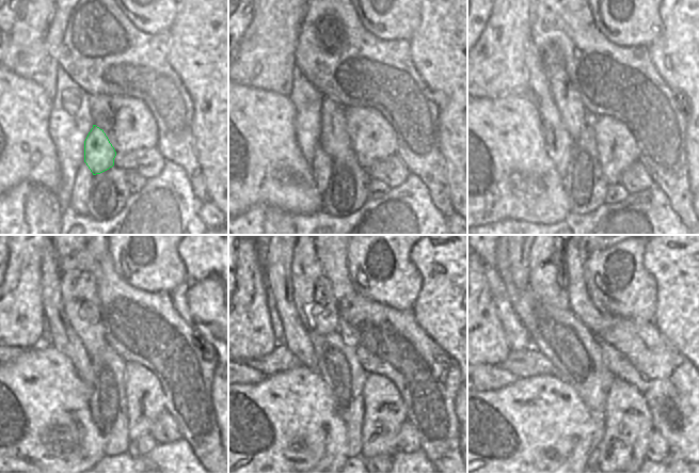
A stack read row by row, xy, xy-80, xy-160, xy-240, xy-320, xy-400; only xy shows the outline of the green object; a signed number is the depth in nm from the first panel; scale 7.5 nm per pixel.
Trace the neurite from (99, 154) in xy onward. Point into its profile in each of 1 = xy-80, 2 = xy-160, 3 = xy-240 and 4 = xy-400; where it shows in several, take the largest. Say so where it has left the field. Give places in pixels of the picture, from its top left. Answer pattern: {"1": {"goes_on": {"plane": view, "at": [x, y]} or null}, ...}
{"1": {"goes_on": {"plane": "xy-80", "at": [334, 140]}}, "2": {"goes_on": {"plane": "xy-160", "at": [574, 115]}}, "3": {"goes_on": {"plane": "xy-240", "at": [81, 302]}}, "4": {"goes_on": {"plane": "xy-400", "at": [547, 279]}}}

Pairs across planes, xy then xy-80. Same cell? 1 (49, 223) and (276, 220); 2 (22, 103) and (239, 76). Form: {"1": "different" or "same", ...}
{"1": "same", "2": "different"}

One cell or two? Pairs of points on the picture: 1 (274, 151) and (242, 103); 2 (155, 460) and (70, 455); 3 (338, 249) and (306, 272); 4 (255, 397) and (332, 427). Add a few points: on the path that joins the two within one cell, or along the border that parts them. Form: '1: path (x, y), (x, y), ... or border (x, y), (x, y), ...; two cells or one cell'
1: path (263, 139), (243, 120), (243, 114); one cell
2: border (105, 455), (96, 462); two cells
3: border (314, 246), (323, 271); two cells
4: path (274, 416), (279, 421), (315, 421); one cell

